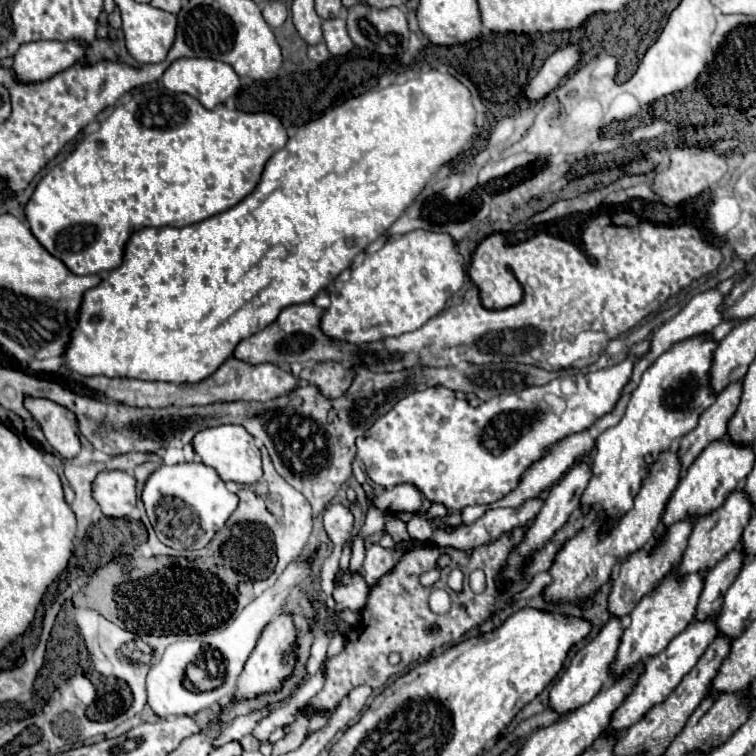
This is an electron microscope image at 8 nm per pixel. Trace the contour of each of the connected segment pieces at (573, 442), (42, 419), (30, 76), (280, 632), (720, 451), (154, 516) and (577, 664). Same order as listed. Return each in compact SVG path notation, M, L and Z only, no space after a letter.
M622 396L622 404L618 404L618 408L614 408L614 412L610 412L610 416L602 416L602 420L598 420L598 424L594 424L594 428L586 428L586 432L578 432L578 436L566 436L566 440L562 440L562 444L558 444L558 448L550 448L550 452L546 452L546 456L542 456L542 460L538 460L538 464L534 464L534 468L530 468L530 472L526 472L526 476L522 476L522 484L518 484L518 488L514 488L514 492L506 494L502 500L496 500L494 504L482 504L482 506L468 506L468 508L464 508L462 510L462 524L470 524L470 522L478 520L490 508L500 508L500 506L518 508L526 500L536 498L544 490L554 486L576 462L582 460L582 456L590 454L590 450L594 448L594 440L598 438L598 432L604 432L606 428L618 424L618 420L622 418L622 408L626 408L626 396Z
M24 396L24 406L32 414L32 418L40 424L50 446L62 458L72 460L74 456L78 456L82 444L78 438L78 420L74 412L52 400L32 396Z
M28 42L18 48L10 70L22 84L44 82L50 76L76 64L86 50L80 42Z
M280 612L266 628L262 630L258 644L250 658L246 660L246 666L238 678L238 686L234 692L232 702L244 702L244 700L254 700L264 694L274 694L282 690L282 682L292 676L296 666L296 626L290 614Z
M730 440L712 442L694 460L694 464L688 468L686 476L678 482L676 490L672 492L672 496L666 504L666 510L662 514L664 528L666 528L666 524L676 524L678 520L682 520L682 516L694 516L694 520L696 520L698 516L706 516L706 512L714 512L714 508L720 508L722 500L726 500L726 496L730 492L734 492L734 488L742 486L742 482L750 474L752 466L754 466L754 450L750 446L740 446Z
M182 462L158 466L144 484L142 502L162 544L174 550L194 550L204 548L224 526L238 506L238 496L226 488L214 468L202 462Z
M610 618L608 624L598 632L598 636L592 638L592 642L588 642L582 650L576 652L570 666L562 674L562 678L550 690L550 704L548 704L550 710L558 712L560 716L566 716L566 712L572 712L574 708L580 708L582 704L588 704L610 682L608 666L616 656L620 636L622 636L622 622L618 618Z

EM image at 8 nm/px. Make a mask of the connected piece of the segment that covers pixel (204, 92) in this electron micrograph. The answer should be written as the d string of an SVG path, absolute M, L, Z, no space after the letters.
M178 58L178 60L174 60L166 68L166 72L162 76L162 84L172 92L186 92L186 94L194 96L208 110L226 102L226 98L234 96L240 88L240 80L238 80L236 72L232 70L232 66L226 62L220 62L220 60L212 60L212 58Z

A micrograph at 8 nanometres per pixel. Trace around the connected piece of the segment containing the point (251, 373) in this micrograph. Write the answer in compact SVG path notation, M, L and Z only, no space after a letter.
M228 358L212 376L204 378L196 384L170 384L170 382L146 382L146 380L130 380L130 378L108 378L108 376L90 376L84 384L92 390L102 392L104 396L118 400L128 406L200 406L214 402L232 402L232 400L258 400L266 402L278 396L290 394L298 386L298 378L292 372L282 370L276 364L248 364L238 358Z

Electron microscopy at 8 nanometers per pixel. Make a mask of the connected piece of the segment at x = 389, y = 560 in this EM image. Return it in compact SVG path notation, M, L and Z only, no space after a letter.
M380 544L370 546L366 550L366 560L364 560L366 584L370 584L370 588L372 588L382 576L386 576L386 572L390 572L390 568L394 568L394 564L398 564L398 556L402 556L402 554L390 552L390 550L382 548Z

